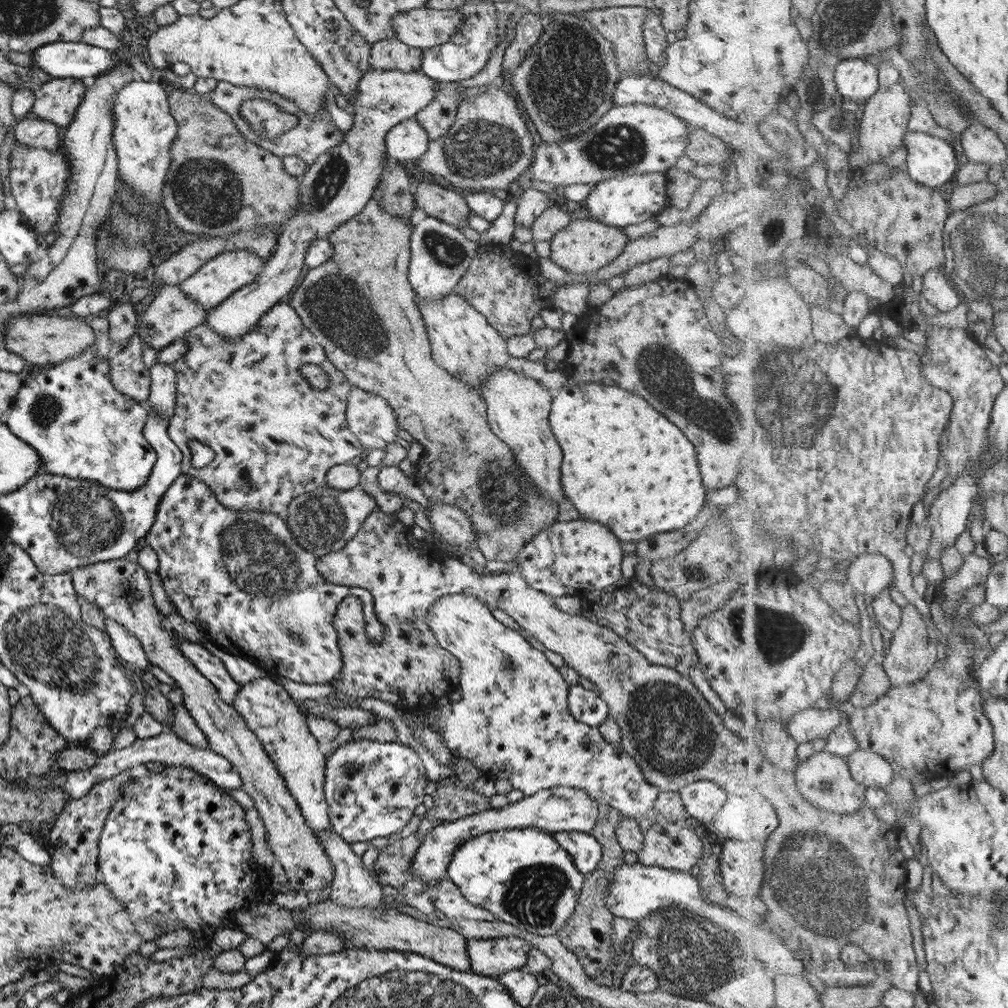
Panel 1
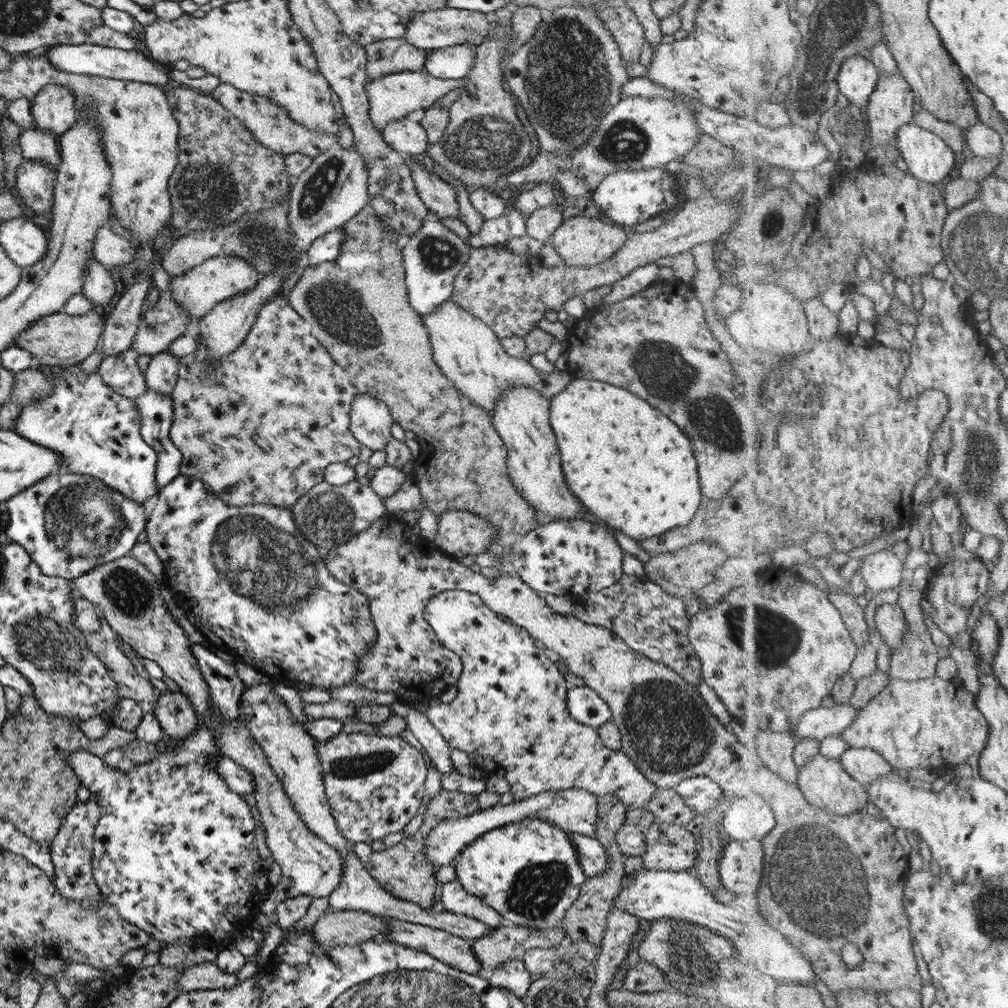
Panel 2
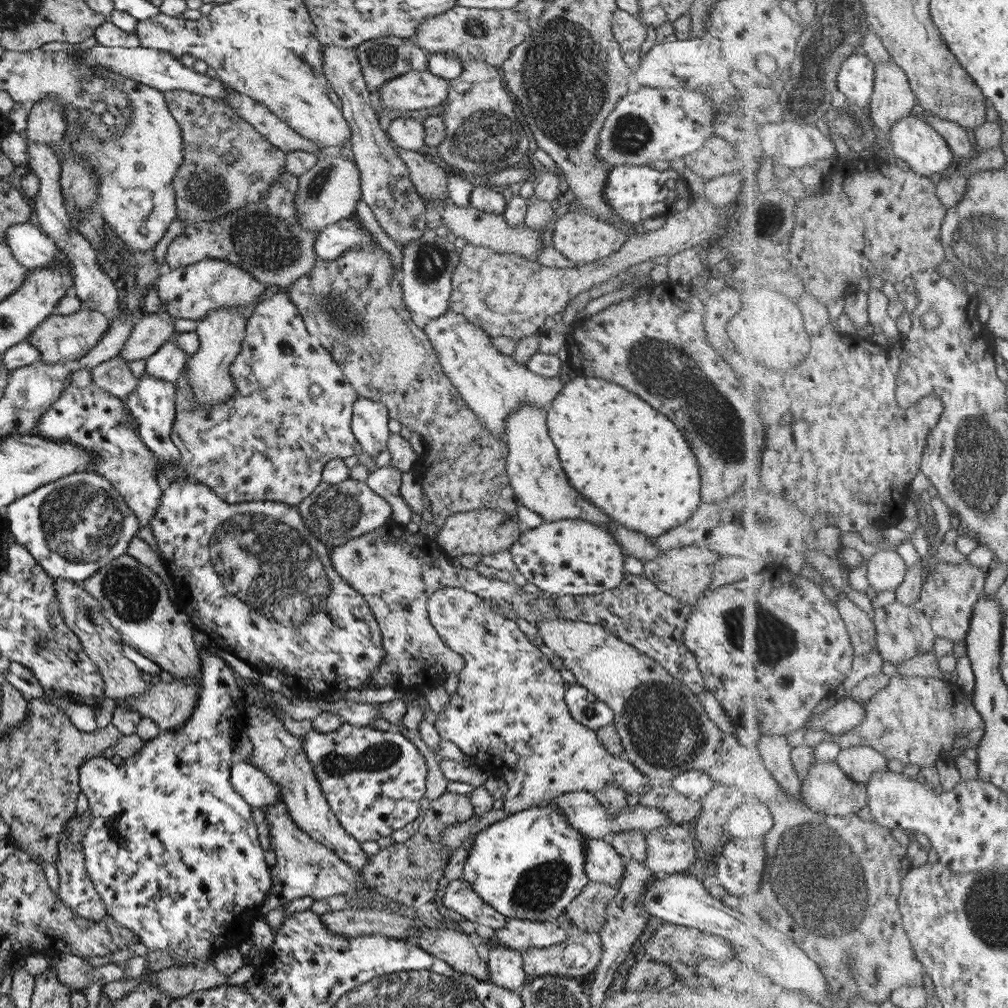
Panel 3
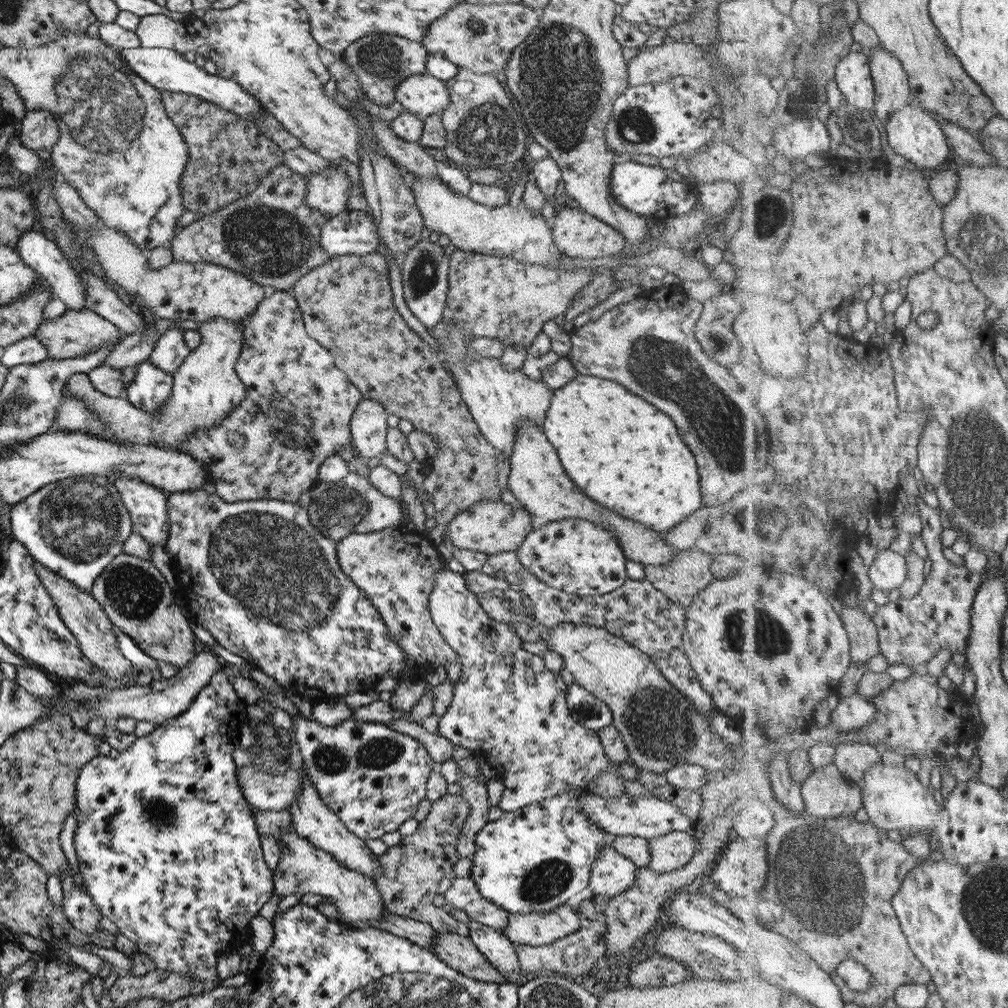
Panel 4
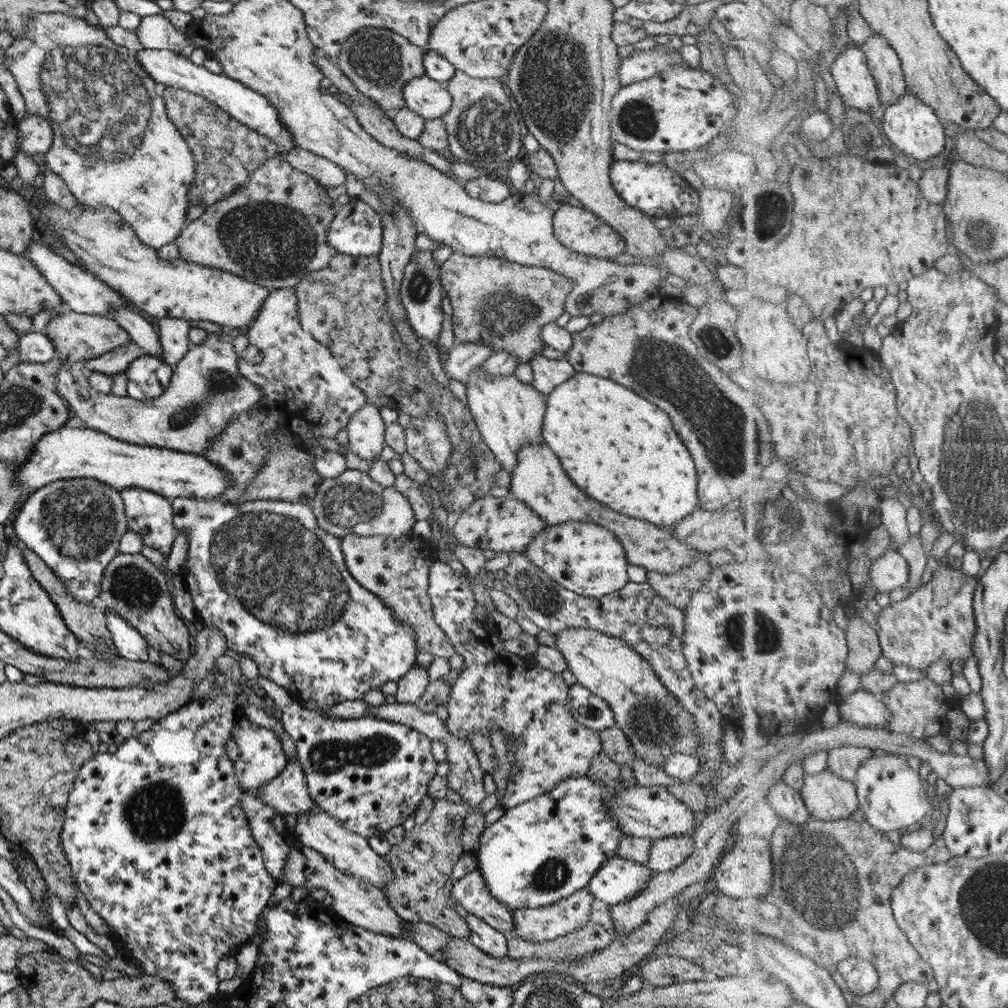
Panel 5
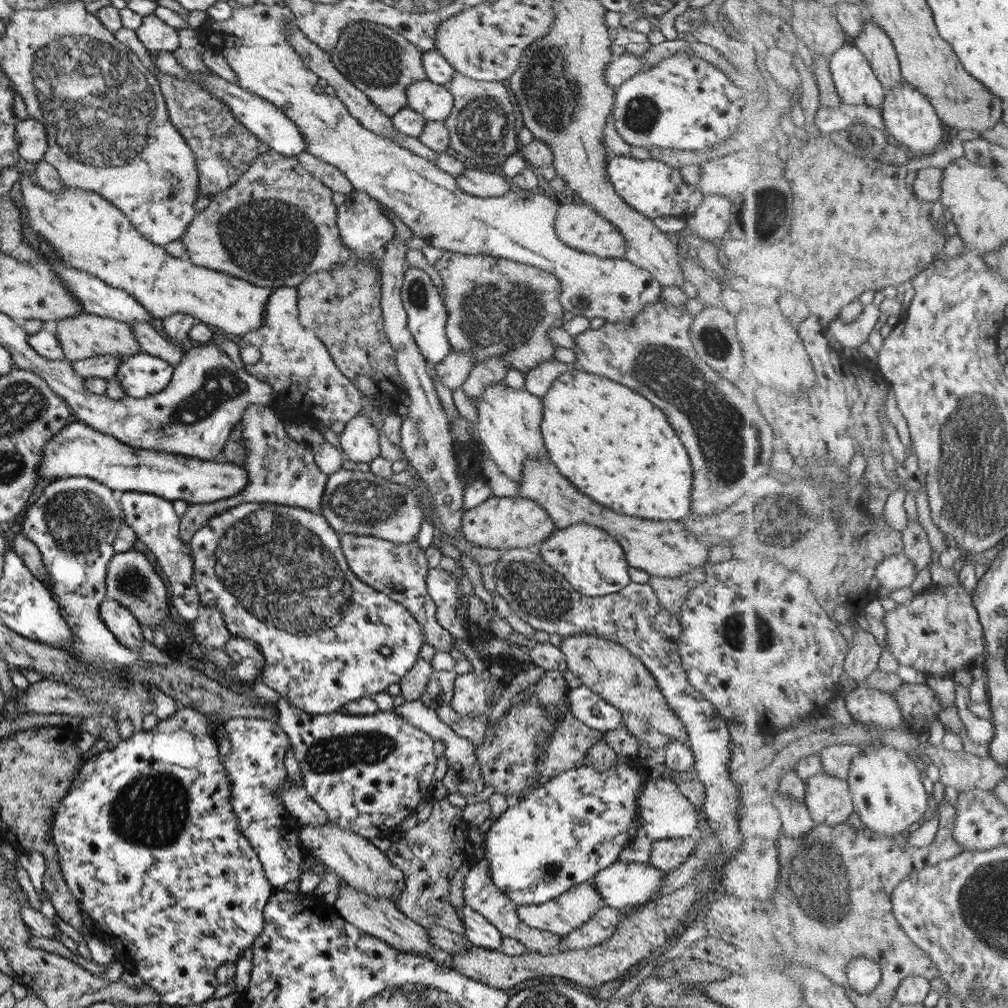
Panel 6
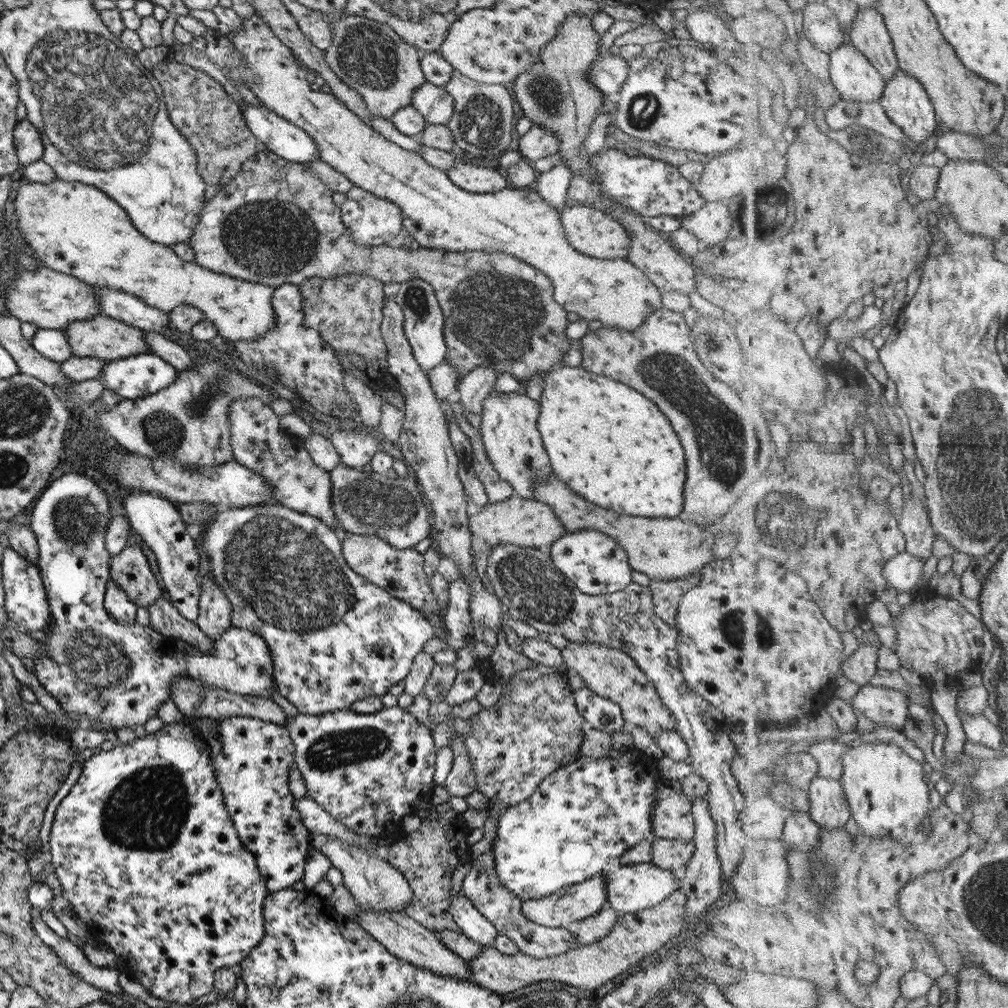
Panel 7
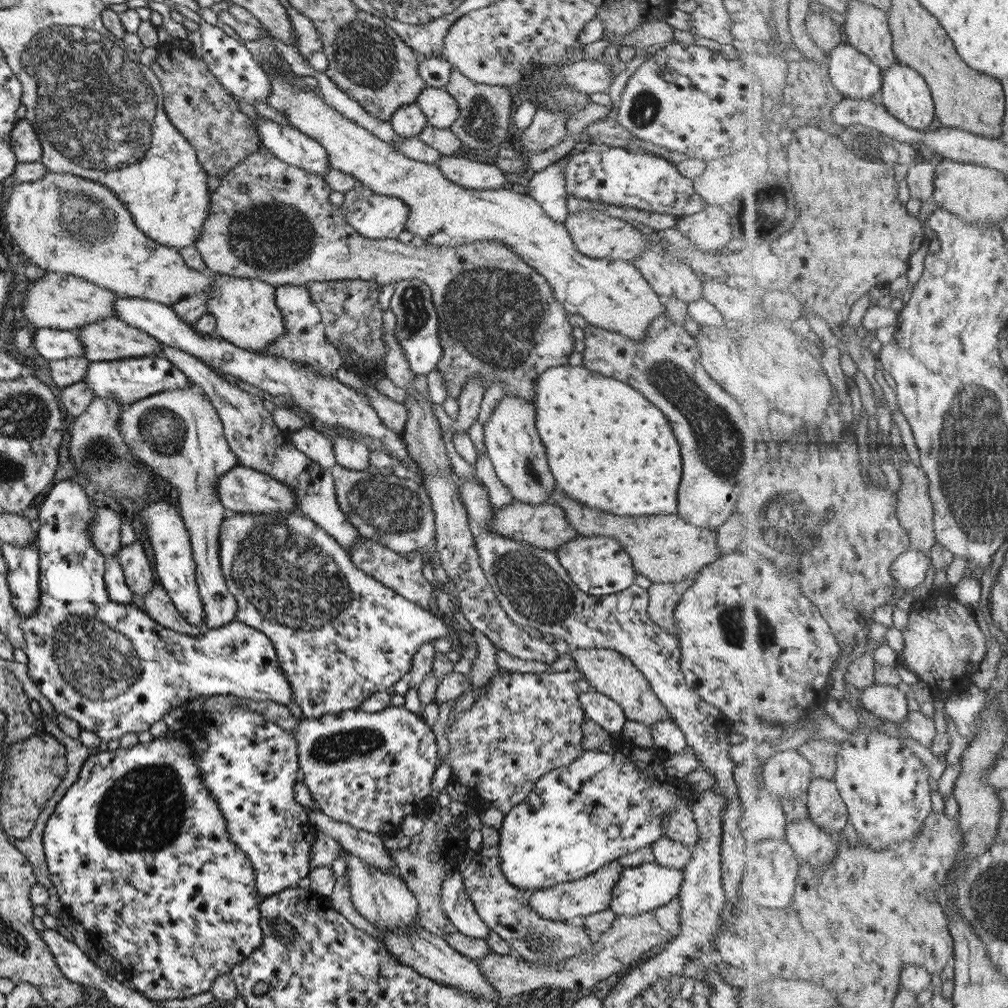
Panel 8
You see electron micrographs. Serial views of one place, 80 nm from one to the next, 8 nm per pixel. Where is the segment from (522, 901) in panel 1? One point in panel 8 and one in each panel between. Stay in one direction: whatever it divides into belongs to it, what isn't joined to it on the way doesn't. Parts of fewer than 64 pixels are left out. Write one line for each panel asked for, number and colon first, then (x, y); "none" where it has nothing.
2: (527, 871)
3: (530, 865)
4: (533, 859)
5: (540, 851)
6: (561, 834)
7: (579, 817)
8: (599, 807)

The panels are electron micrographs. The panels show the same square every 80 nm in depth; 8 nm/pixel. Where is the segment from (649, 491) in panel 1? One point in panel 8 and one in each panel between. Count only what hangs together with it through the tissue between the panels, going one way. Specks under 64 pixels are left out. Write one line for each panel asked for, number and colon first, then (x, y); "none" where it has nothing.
2: (628, 465)
3: (629, 461)
4: (628, 453)
5: (619, 449)
6: (610, 443)
7: (610, 445)
8: (607, 448)

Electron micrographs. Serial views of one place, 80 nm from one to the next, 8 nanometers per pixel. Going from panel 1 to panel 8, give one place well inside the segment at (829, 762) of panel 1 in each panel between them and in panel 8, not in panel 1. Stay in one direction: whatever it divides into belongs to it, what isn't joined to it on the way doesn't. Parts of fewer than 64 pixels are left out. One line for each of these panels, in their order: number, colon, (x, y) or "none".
2: (826, 783)
3: (827, 788)
4: (827, 792)
5: (829, 797)
6: (828, 798)
7: (829, 807)
8: (827, 808)

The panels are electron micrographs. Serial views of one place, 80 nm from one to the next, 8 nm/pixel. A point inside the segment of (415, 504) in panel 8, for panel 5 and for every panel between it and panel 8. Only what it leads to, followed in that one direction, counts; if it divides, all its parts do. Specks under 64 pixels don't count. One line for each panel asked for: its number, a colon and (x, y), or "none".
5: (351, 503)
6: (352, 502)
7: (392, 509)

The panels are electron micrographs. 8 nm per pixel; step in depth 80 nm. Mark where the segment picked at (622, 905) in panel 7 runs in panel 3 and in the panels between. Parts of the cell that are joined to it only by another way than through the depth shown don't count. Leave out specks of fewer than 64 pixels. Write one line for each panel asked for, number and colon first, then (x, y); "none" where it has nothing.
3: (601, 864)
4: (610, 873)
5: (617, 879)
6: (620, 885)

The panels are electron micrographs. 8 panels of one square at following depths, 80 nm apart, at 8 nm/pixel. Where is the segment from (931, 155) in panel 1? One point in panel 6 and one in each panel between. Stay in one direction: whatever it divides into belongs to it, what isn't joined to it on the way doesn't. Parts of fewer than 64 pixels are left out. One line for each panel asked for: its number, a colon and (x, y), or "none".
2: (929, 157)
3: (913, 140)
4: (914, 133)
5: (913, 127)
6: (910, 118)

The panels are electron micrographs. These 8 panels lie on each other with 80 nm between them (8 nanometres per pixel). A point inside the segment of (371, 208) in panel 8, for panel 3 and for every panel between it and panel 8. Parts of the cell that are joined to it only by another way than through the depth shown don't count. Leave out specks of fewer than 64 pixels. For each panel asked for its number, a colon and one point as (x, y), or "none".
3: (331, 241)
4: (350, 231)
5: (355, 230)
6: (363, 228)
7: (372, 221)

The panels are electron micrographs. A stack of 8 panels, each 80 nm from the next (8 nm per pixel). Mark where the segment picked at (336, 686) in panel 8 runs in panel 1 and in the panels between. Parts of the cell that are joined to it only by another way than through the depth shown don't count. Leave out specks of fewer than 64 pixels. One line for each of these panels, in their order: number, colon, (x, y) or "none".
1: (239, 576)
2: (245, 577)
3: (258, 584)
4: (264, 583)
5: (262, 573)
6: (276, 573)
7: (334, 638)

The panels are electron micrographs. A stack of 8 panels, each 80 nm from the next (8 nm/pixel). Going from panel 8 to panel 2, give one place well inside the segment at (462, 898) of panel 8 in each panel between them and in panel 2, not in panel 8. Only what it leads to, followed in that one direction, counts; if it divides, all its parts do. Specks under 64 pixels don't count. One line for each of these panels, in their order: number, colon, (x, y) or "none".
2: (511, 975)
3: (504, 965)
4: (493, 945)
5: (487, 939)
6: (479, 932)
7: (469, 920)

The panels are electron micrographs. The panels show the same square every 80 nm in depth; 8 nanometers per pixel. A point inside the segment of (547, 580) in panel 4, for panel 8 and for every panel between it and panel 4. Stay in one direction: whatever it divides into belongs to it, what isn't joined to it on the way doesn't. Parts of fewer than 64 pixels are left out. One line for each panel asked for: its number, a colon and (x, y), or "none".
5: (584, 558)
6: (585, 556)
7: (596, 565)
8: (597, 565)

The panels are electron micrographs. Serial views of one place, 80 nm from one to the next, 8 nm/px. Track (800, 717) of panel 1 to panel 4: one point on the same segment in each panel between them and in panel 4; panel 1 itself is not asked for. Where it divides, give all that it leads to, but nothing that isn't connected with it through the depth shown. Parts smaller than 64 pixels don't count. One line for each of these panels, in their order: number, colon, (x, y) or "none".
2: (820, 723)
3: (844, 716)
4: (852, 712)

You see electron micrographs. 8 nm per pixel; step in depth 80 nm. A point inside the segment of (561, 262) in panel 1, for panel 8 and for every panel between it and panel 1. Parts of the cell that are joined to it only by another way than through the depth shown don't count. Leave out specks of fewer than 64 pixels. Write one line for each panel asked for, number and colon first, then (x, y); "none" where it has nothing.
2: (579, 241)
3: (578, 236)
4: (576, 234)
5: (577, 229)
6: (576, 224)
7: (589, 230)
8: (596, 235)

